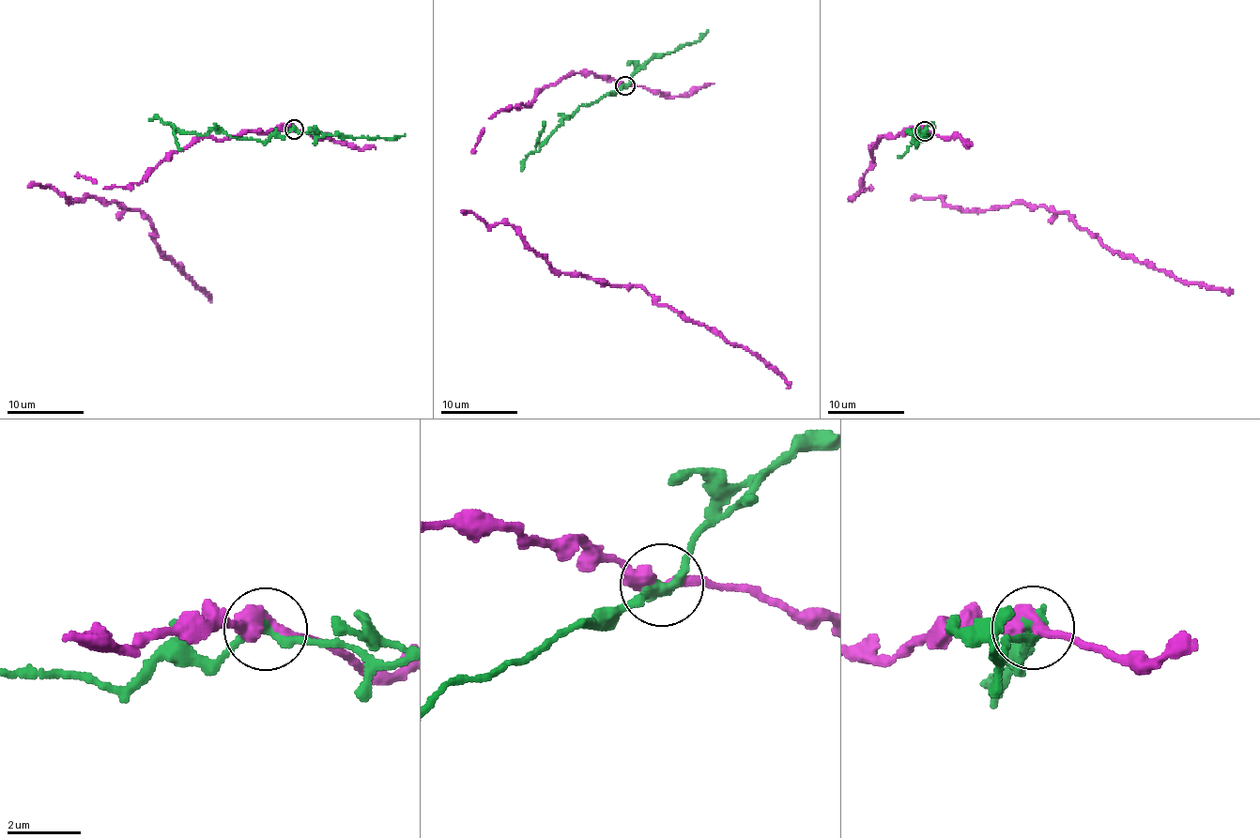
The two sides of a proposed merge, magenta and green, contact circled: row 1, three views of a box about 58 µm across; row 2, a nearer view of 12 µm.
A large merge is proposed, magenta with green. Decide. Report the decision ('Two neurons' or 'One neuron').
Two neurons

